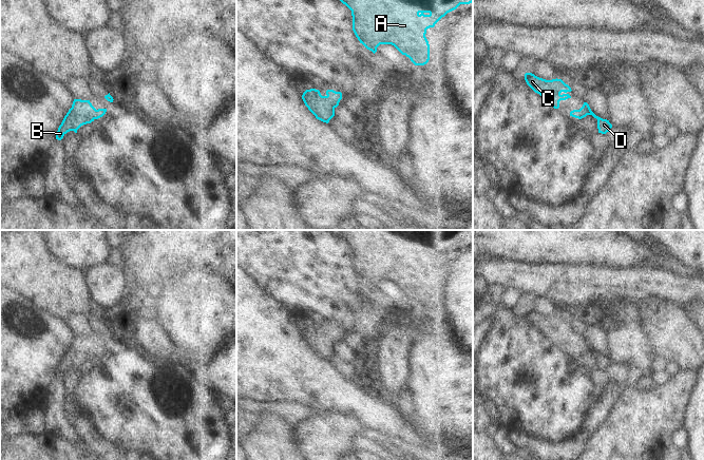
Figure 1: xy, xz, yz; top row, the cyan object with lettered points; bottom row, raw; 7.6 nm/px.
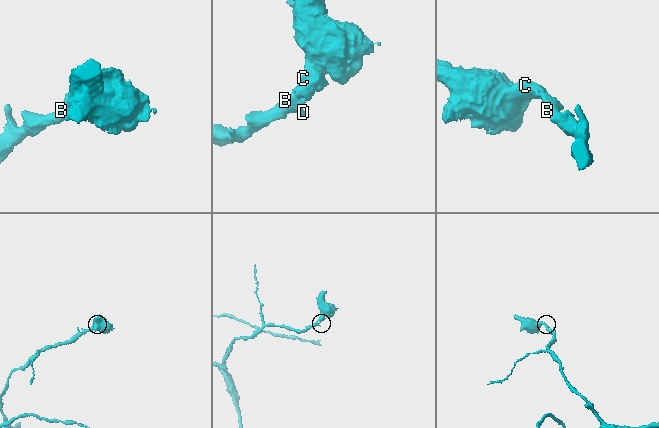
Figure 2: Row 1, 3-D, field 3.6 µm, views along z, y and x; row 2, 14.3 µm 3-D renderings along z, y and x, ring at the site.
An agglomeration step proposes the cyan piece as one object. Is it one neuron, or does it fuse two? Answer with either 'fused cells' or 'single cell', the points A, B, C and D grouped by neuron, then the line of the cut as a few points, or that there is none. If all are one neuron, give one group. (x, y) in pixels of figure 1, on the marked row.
single cell | A B C D | no cut

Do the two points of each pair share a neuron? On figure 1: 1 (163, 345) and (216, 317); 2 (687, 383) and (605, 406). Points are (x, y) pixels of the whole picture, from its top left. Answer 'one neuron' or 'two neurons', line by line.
1: one neuron
2: two neurons

